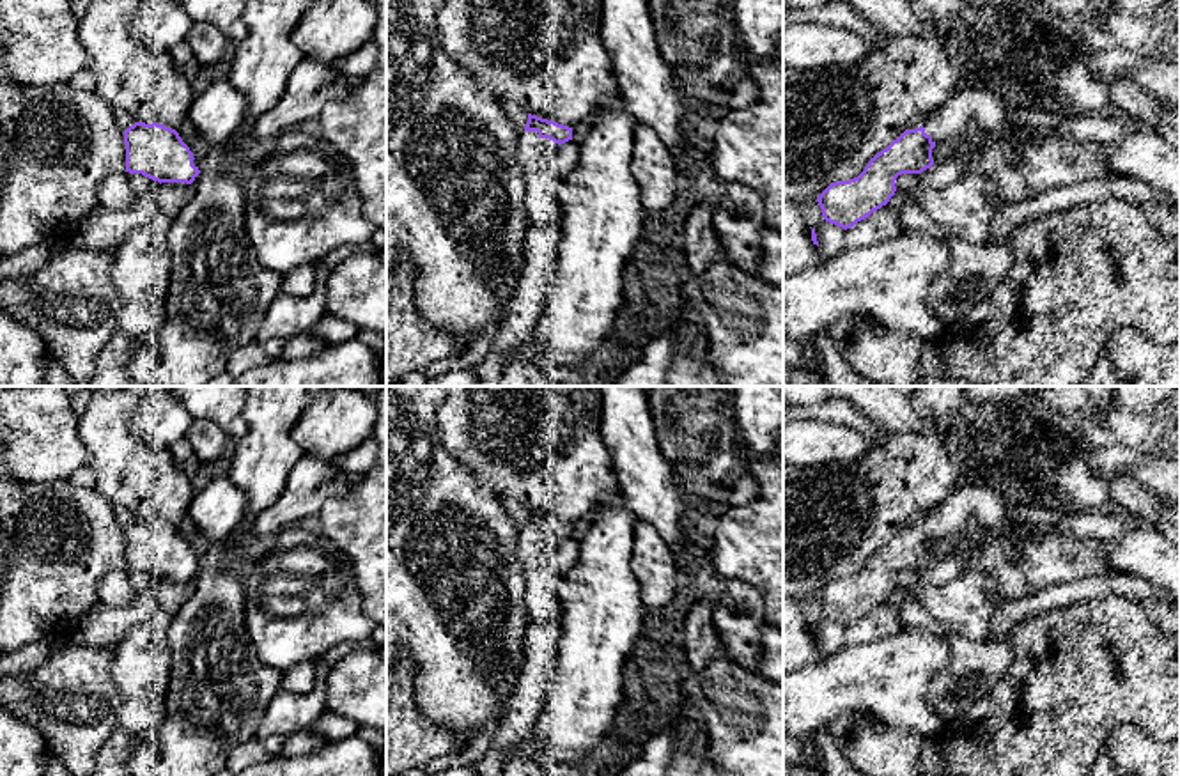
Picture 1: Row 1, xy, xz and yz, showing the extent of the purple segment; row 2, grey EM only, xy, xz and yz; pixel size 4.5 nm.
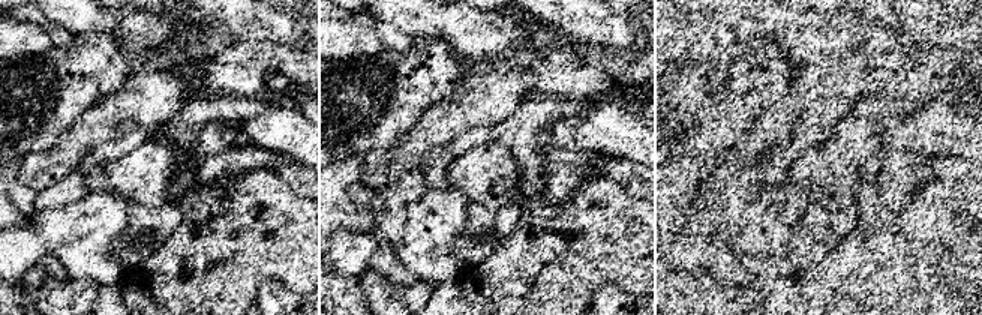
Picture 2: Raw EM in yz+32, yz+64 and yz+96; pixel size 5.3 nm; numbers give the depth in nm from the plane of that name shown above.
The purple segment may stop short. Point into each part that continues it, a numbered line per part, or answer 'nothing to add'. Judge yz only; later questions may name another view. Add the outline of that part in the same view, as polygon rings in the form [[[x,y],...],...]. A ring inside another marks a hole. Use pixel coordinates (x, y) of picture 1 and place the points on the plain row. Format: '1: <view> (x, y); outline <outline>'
1: yz (978, 509); outline [[[980,478],[976,484],[957,485],[943,503],[928,510],[923,524],[935,540],[960,532],[982,540],[1015,523],[1008,516],[1008,503],[1001,491]]]

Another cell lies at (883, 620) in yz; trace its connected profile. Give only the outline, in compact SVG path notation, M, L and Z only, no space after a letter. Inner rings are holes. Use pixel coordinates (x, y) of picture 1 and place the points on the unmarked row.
M886 602L873 608L868 615L858 618L854 624L847 625L843 640L845 647L854 647L893 636L898 631L902 631L898 608Z

